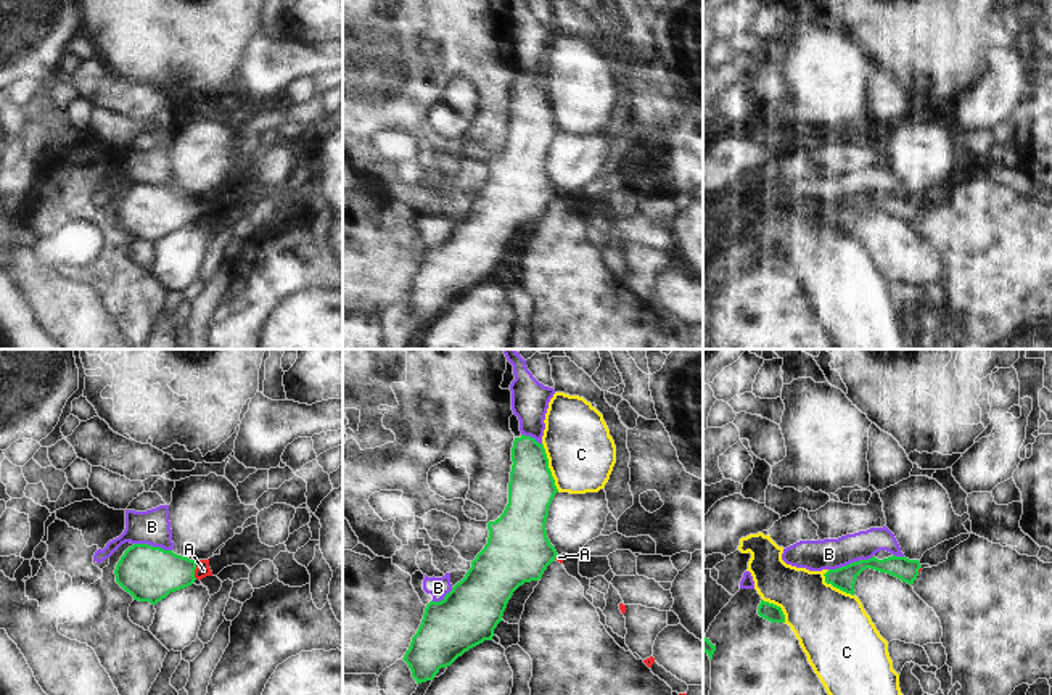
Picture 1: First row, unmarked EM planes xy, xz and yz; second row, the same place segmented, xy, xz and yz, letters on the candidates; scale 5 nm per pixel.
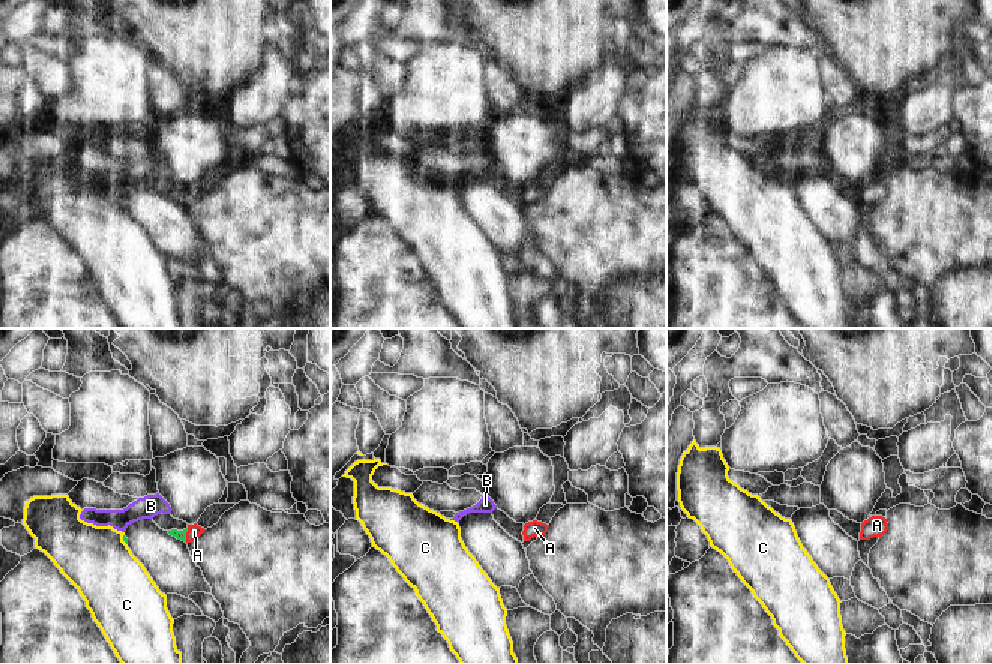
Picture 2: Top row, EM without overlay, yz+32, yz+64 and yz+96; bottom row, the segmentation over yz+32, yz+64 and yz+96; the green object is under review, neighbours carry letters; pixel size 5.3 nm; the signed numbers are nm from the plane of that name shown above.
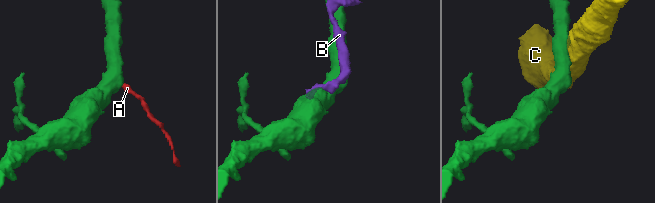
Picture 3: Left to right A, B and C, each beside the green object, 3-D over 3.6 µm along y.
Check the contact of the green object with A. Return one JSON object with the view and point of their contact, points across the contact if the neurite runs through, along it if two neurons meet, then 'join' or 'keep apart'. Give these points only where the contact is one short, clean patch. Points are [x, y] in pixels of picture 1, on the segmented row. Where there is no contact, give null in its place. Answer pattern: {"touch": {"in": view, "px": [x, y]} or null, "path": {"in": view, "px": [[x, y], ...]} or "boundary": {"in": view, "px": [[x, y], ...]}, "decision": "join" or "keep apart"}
{"touch": {"in": "xy", "px": [195, 568]}, "path": {"in": "xy", "px": [[148, 573], [195, 568], [203, 570]]}, "decision": "join"}

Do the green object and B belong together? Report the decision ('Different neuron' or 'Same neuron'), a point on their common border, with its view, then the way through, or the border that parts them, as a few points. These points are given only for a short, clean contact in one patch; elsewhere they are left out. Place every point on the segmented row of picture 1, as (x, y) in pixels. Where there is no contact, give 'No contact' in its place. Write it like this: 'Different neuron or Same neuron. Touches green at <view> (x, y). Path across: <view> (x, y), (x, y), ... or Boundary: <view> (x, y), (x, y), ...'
Different neuron. Touches green at yz (850, 563)

